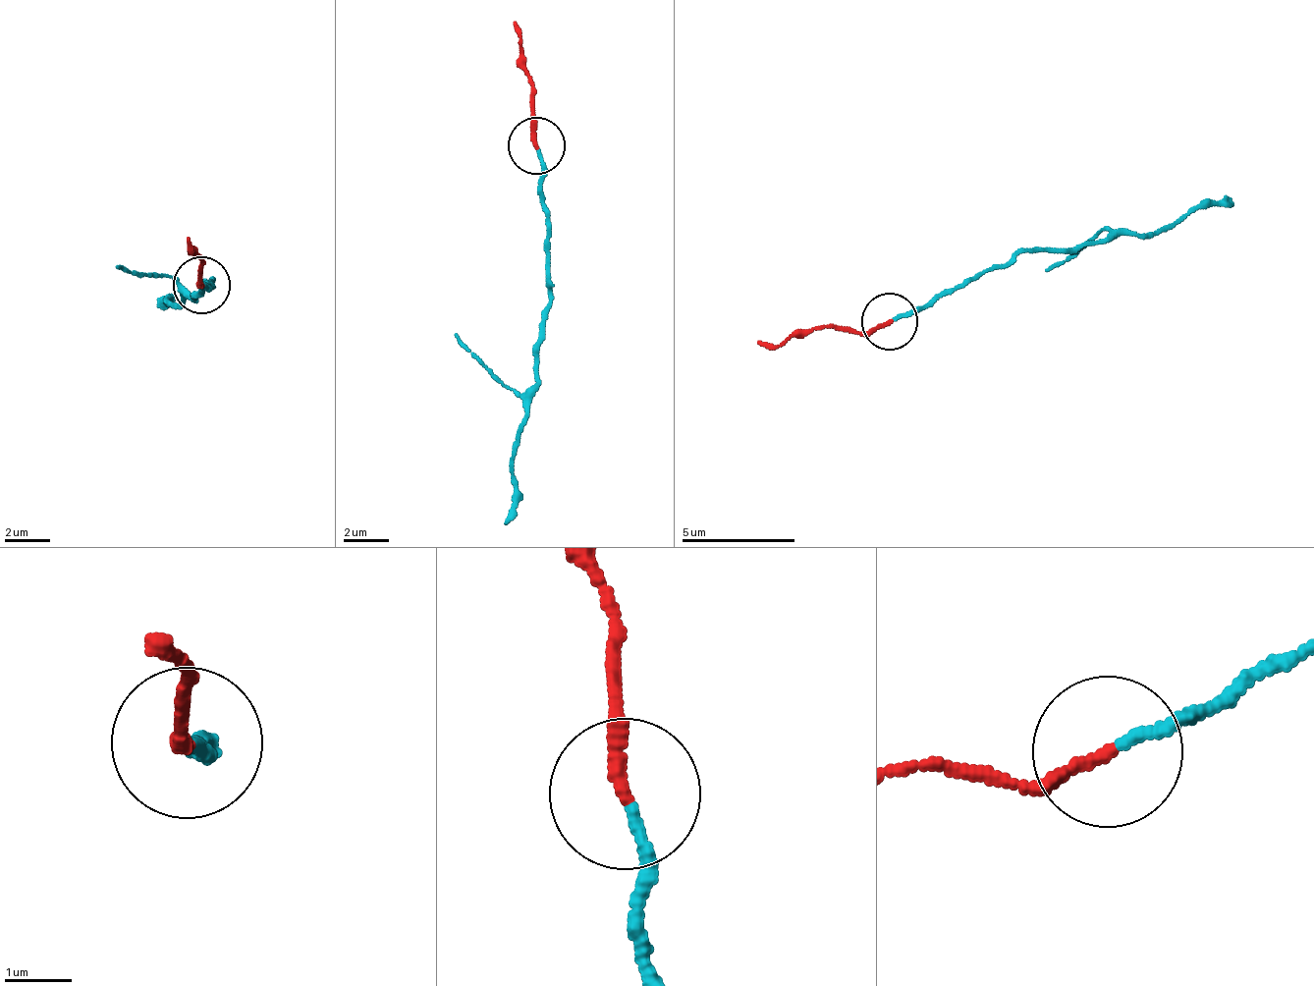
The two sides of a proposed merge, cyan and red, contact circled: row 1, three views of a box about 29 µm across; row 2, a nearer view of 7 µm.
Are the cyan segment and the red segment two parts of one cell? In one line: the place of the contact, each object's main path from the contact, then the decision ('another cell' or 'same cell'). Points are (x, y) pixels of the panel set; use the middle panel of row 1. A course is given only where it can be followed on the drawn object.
place (536, 145); course cyan (534, 150), (550, 219), (552, 301), (539, 383), (527, 406), (515, 451), (507, 524); course red (534, 144), (529, 119), (529, 77), (513, 21); another cell

